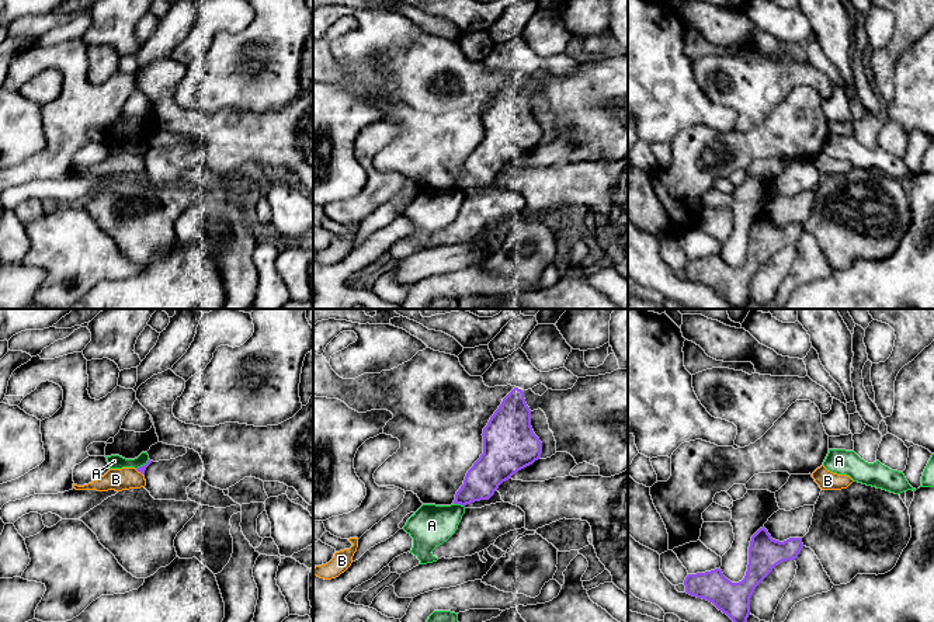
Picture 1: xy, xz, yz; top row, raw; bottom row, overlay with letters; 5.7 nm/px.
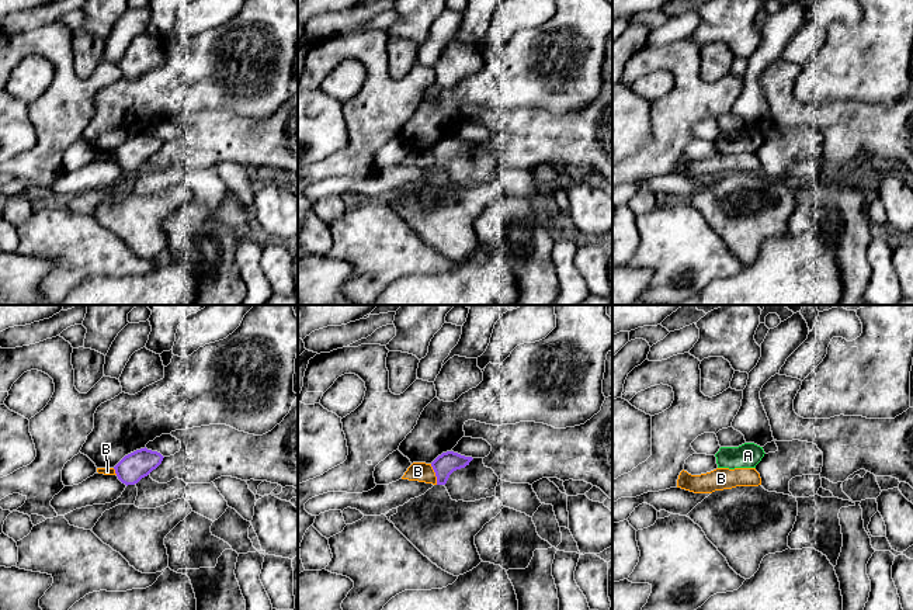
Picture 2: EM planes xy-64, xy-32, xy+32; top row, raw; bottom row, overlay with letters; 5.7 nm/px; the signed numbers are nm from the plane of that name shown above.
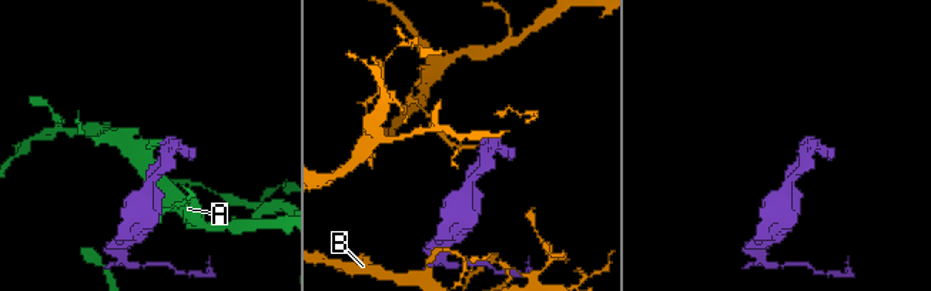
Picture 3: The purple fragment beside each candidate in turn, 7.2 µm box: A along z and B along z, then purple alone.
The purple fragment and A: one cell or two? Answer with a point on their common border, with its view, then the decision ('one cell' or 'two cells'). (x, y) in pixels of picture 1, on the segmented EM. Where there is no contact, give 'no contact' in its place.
meets purple in xz at (459, 503); two cells

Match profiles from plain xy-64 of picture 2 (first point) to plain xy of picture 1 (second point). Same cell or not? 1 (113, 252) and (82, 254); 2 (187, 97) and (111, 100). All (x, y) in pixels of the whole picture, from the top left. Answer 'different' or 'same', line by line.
1: same
2: different

